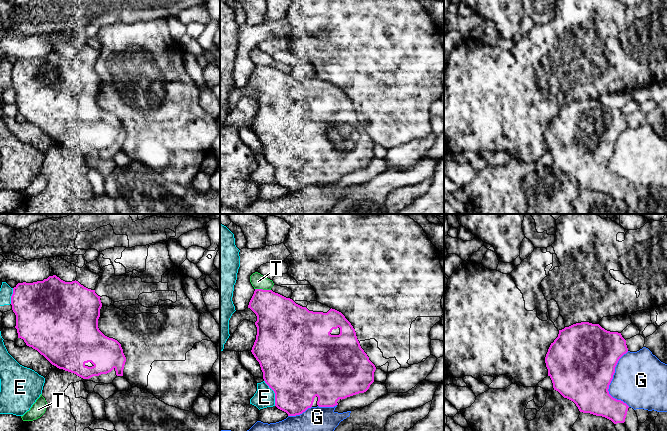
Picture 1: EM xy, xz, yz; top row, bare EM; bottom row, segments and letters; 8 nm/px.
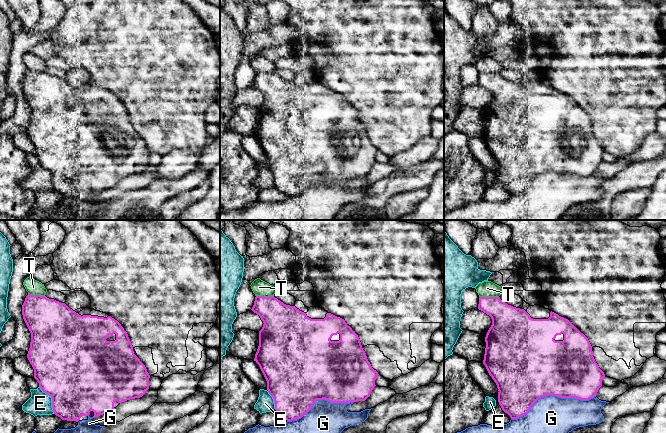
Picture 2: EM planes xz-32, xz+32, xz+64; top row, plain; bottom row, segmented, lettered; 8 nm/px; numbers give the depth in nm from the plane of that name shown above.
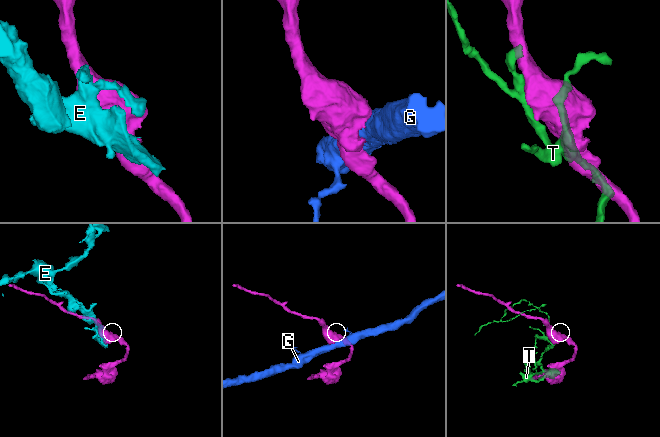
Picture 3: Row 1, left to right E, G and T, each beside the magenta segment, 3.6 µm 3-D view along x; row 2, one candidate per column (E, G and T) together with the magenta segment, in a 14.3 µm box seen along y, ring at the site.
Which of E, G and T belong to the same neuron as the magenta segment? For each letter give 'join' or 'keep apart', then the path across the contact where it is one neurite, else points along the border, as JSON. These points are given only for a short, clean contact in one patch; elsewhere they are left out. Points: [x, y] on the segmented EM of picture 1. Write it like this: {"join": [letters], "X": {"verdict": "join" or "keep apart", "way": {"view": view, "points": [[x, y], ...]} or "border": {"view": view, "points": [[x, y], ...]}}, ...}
{"join": [], "E": {"verdict": "keep apart"}, "G": {"verdict": "keep apart"}, "T": {"verdict": "keep apart"}}

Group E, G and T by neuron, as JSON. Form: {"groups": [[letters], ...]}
{"groups": [["E"], ["G"], ["T"]]}

